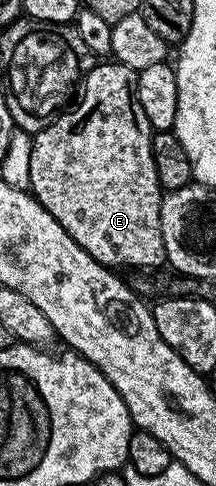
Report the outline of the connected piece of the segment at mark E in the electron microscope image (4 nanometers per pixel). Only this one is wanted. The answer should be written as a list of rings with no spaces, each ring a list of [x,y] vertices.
[[[114,61],[96,62],[82,82],[81,94],[74,106],[64,110],[57,118],[51,120],[42,131],[34,132],[32,156],[29,164],[30,194],[34,195],[35,200],[57,220],[61,229],[65,229],[65,233],[69,233],[69,237],[73,237],[73,241],[77,241],[77,245],[81,245],[81,249],[85,249],[85,253],[89,253],[89,257],[96,259],[103,267],[112,269],[120,269],[119,267],[159,269],[151,267],[164,266],[167,263],[165,241],[161,237],[161,201],[165,192],[157,181],[157,169],[153,165],[152,134],[145,112],[141,110],[141,101],[137,101],[137,72]]]

